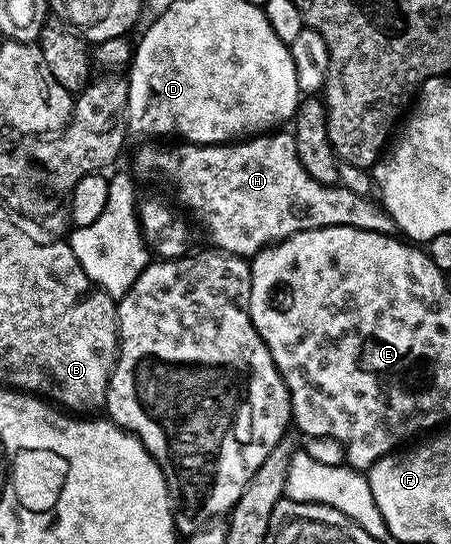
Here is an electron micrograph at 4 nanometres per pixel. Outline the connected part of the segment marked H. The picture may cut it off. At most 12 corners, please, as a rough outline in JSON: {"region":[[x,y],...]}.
{"region":[[293,133],[142,146],[215,251],[253,259],[305,230],[395,233],[325,186]]}

